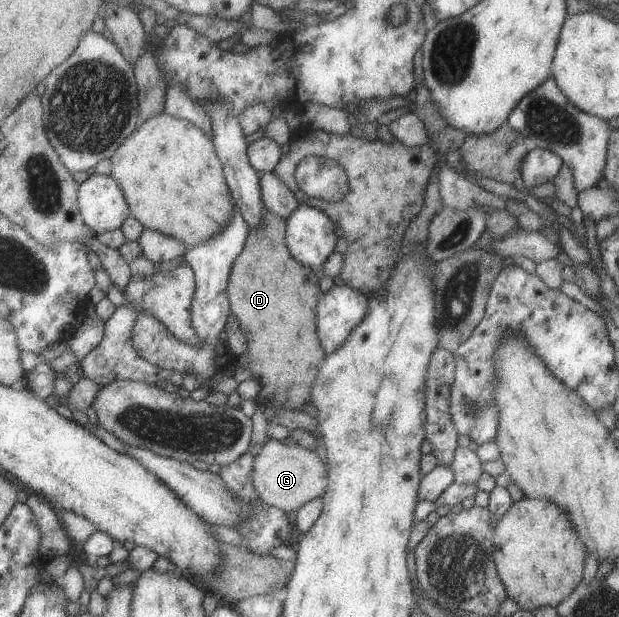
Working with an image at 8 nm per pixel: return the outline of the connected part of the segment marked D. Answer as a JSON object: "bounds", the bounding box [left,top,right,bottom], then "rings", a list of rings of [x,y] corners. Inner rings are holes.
{"bounds":[226,206,325,422],"rings":[[[263,206],[260,225],[249,230],[242,251],[230,267],[226,287],[230,314],[237,320],[248,345],[247,367],[251,377],[260,385],[255,402],[263,408],[267,422],[273,422],[279,410],[297,409],[302,404],[310,403],[310,389],[325,354],[316,334],[314,312],[321,293],[318,288],[319,273],[289,255],[285,232],[284,219]]]}

